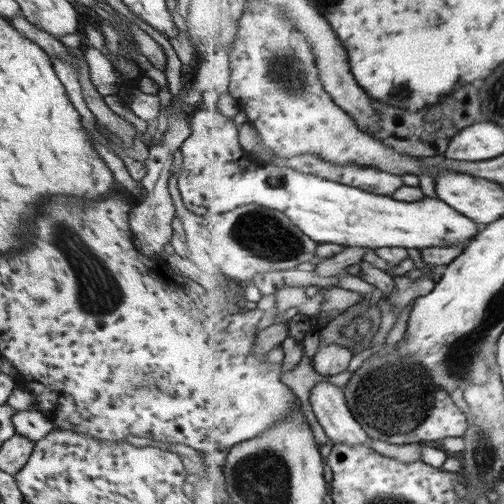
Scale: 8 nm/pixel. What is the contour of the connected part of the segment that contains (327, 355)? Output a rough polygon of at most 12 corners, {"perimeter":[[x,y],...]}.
{"perimeter":[[320,344],[313,368],[325,376],[347,370],[353,354],[339,344]]}

